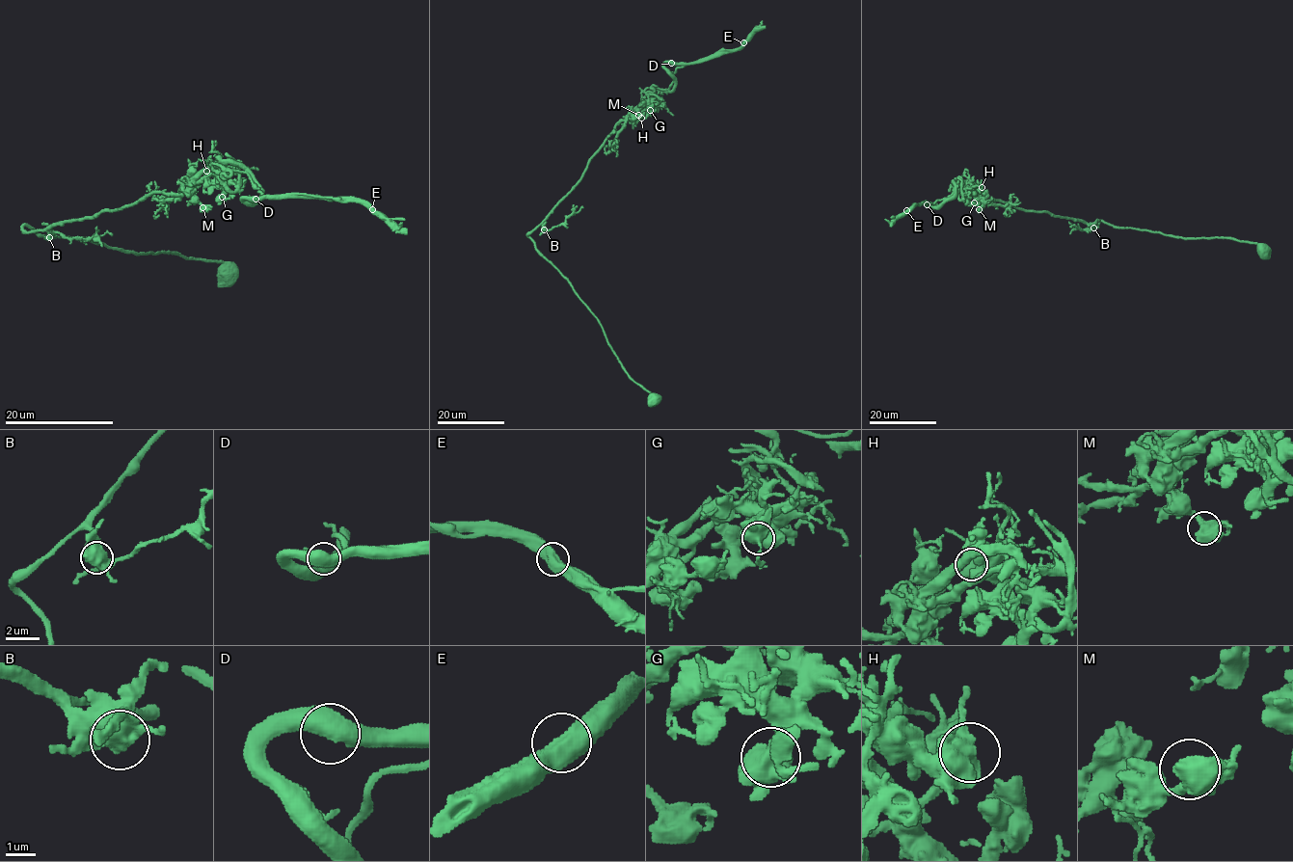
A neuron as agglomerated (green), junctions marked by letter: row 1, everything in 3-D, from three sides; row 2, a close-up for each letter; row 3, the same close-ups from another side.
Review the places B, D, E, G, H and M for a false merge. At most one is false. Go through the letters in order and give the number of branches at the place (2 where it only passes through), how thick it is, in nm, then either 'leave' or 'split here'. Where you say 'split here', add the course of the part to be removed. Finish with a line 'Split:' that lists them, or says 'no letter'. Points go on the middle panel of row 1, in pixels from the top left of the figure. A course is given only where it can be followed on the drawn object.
B: branches 2; calibre 600 nm; leave
D: branches 2; calibre 600 nm; leave
E: branches 2; calibre 600 nm; split here; course (743, 43), (698, 63), (666, 63), (663, 68), (675, 88), (653, 90), (625, 121)
G: branches 2; calibre 550 nm; leave
H: branches 2; calibre 600 nm; leave
M: branches 2; calibre 650 nm; leave
Split: E

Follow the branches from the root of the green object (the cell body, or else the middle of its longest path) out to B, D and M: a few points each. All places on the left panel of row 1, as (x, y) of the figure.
B: (227, 268), (179, 254), (124, 252), (93, 241), (42, 237), (22, 228), (45, 230), (49, 237)
D: (227, 268), (22, 228), (92, 218), (152, 192), (182, 194), (210, 167), (244, 172), (274, 197), (255, 199)
M: (227, 268), (179, 254), (124, 252), (22, 228), (38, 231), (92, 218), (152, 192), (189, 194), (202, 207)

